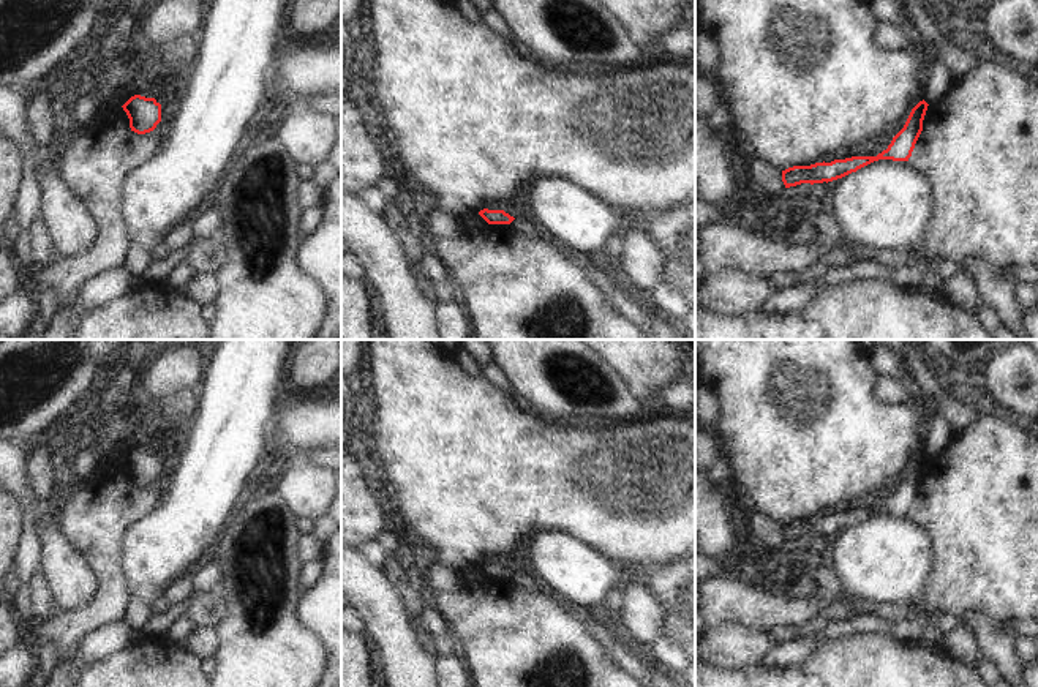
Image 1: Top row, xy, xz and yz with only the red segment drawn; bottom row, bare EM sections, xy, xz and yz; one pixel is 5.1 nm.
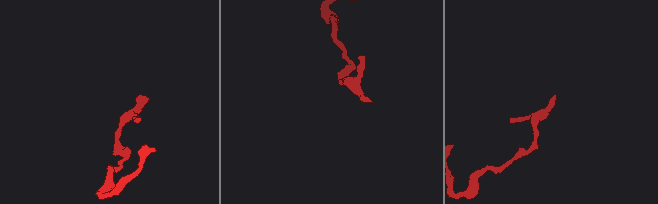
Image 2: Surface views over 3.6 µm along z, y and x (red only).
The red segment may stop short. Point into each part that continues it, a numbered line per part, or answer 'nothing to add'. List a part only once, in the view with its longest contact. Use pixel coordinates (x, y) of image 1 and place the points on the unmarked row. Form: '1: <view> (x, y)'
nothing to add

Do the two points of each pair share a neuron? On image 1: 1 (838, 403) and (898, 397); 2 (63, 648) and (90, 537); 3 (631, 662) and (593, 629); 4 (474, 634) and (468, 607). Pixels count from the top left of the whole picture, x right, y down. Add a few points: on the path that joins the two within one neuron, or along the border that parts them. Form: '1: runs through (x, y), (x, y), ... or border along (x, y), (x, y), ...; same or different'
1: border along (876, 376), (874, 397), (879, 401), (912, 403); different
2: runs through (86, 621), (106, 600), (106, 564); same
3: runs through (621, 656), (602, 637); same
4: runs through (474, 627), (474, 613); same

